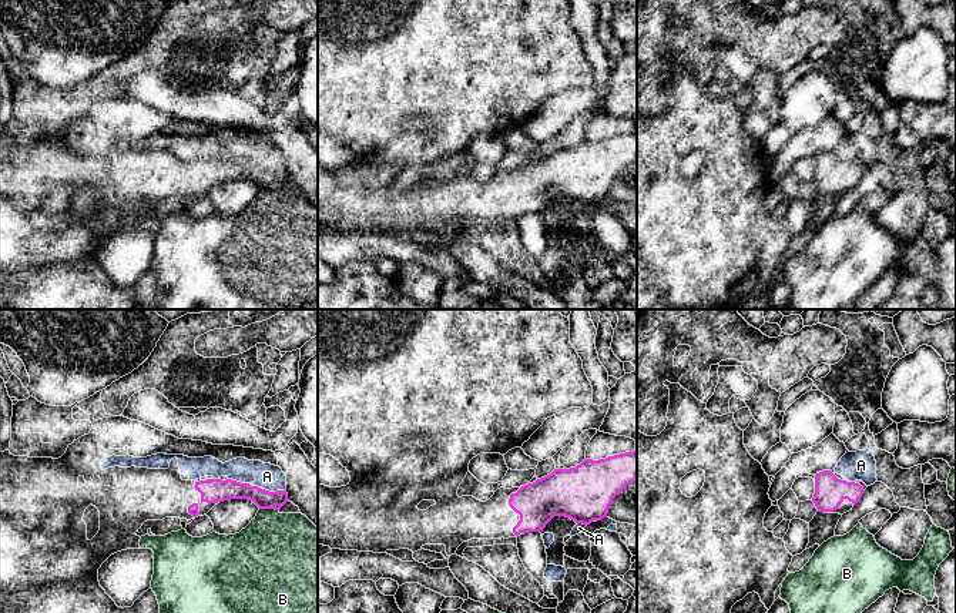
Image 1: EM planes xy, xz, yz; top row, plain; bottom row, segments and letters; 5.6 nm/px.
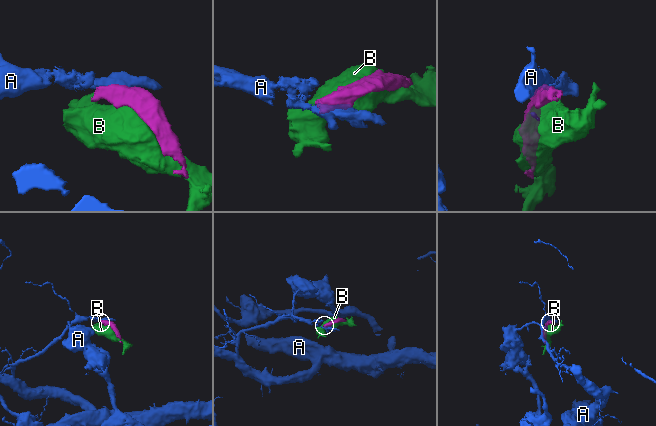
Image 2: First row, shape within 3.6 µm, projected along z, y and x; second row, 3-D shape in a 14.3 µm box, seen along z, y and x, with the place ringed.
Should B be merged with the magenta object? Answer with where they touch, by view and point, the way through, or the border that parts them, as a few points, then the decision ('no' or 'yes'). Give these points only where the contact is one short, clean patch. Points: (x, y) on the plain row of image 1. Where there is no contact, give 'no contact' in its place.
contact xy (269, 188); no

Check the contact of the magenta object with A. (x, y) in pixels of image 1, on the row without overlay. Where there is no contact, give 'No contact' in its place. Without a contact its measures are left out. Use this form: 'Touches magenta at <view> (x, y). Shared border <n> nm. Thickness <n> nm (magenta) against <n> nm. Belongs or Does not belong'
Touches magenta at xy (268, 171). Shared border 190 nm. Thickness 110 nm (magenta) against 150 nm. Belongs

